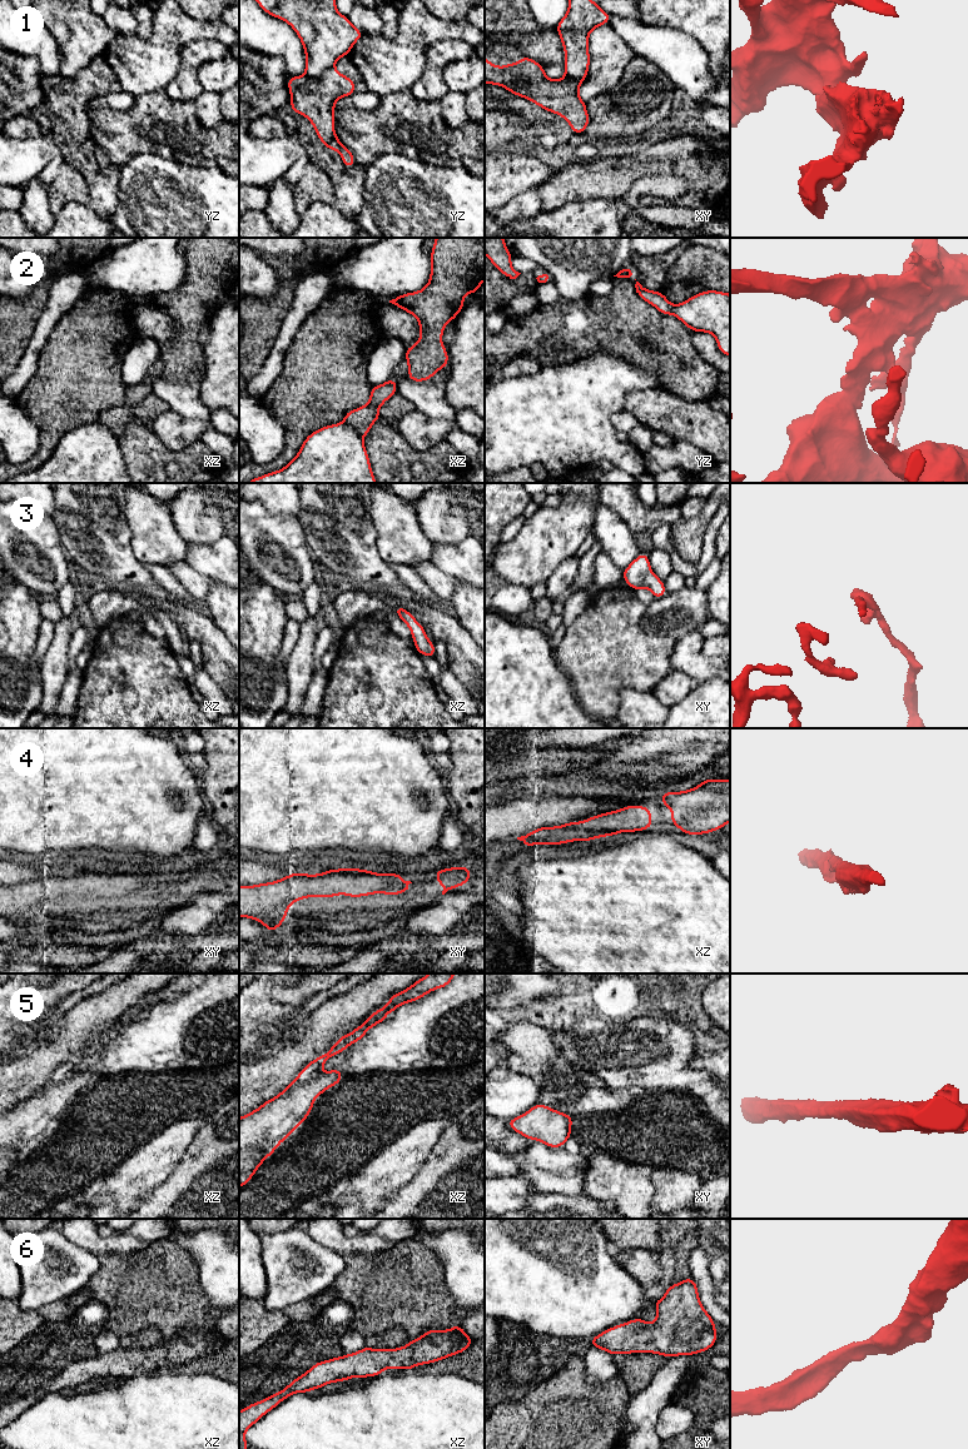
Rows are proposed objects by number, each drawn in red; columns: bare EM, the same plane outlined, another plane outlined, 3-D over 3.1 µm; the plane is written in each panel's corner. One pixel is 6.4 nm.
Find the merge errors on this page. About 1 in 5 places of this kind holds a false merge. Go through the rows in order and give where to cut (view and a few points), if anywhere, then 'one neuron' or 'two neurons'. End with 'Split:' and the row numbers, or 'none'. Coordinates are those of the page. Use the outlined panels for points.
1: yz (332, 65), (314, 78), (304, 76) | two neurons
2: xz (343, 422), (352, 426), (362, 436) | two neurons
3: no cut | one neuron
4: no cut | one neuron
5: no cut | one neuron
6: no cut | one neuron
Split: 1, 2

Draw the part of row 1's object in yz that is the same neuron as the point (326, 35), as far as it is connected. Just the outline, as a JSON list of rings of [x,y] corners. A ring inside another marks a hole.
[[[255,0],[270,16],[284,20],[299,36],[306,53],[304,76],[316,79],[344,55],[364,34],[353,26],[348,16],[337,11],[336,0]]]

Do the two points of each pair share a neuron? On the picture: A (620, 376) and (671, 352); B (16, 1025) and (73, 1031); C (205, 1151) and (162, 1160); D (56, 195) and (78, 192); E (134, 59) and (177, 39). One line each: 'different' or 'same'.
A: different
B: different
C: different
D: same
E: same

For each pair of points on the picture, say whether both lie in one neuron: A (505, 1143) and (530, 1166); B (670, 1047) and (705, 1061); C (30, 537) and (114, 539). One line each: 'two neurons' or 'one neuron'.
A: two neurons
B: two neurons
C: two neurons

